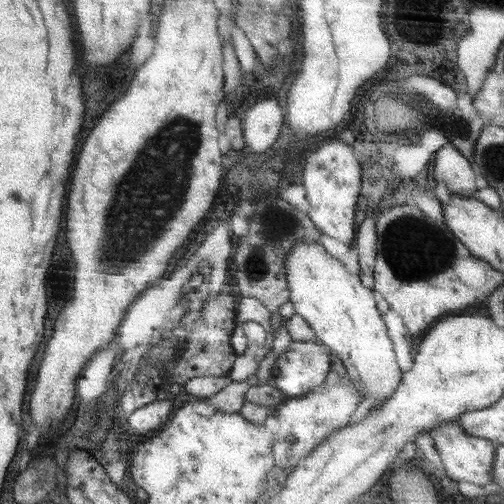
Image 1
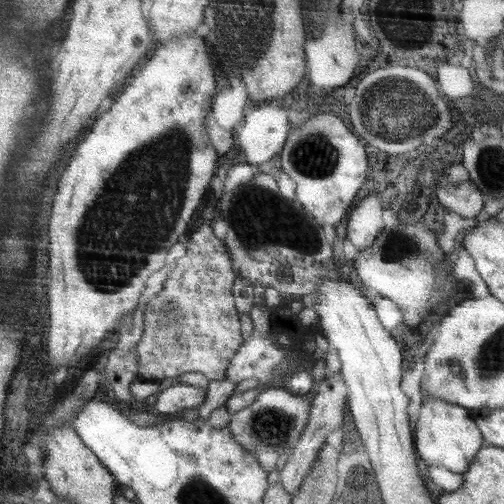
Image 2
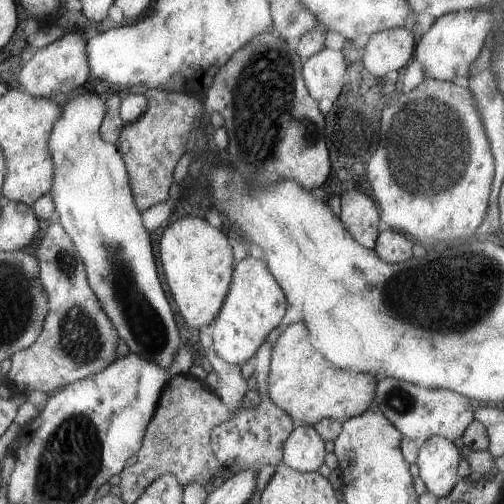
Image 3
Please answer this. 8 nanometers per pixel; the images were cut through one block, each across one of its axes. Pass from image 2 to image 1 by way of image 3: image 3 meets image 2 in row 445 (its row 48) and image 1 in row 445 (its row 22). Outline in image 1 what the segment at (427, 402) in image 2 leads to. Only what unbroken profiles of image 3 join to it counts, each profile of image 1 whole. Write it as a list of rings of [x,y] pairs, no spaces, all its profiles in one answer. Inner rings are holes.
[[[459,420],[447,422],[447,424],[437,424],[431,432],[429,432],[433,446],[439,454],[441,466],[445,470],[445,474],[453,480],[453,482],[471,482],[475,486],[487,486],[493,476],[493,458],[495,458],[495,444],[485,440],[485,438],[477,438],[477,436],[469,436]]]

